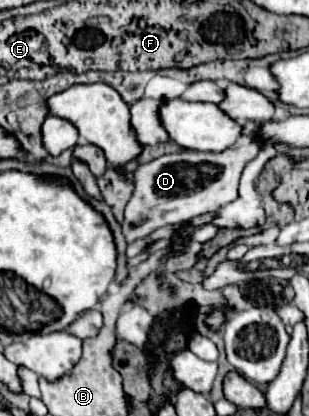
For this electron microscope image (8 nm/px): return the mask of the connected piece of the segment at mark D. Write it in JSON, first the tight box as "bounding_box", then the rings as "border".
{"bounding_box":[121,134,259,242],"border":[[[245,134],[233,148],[219,154],[183,150],[181,154],[165,154],[153,162],[141,164],[135,172],[133,198],[125,208],[125,220],[121,224],[127,242],[143,238],[161,226],[185,222],[237,200],[243,166],[253,160],[257,152],[259,144]]]}

